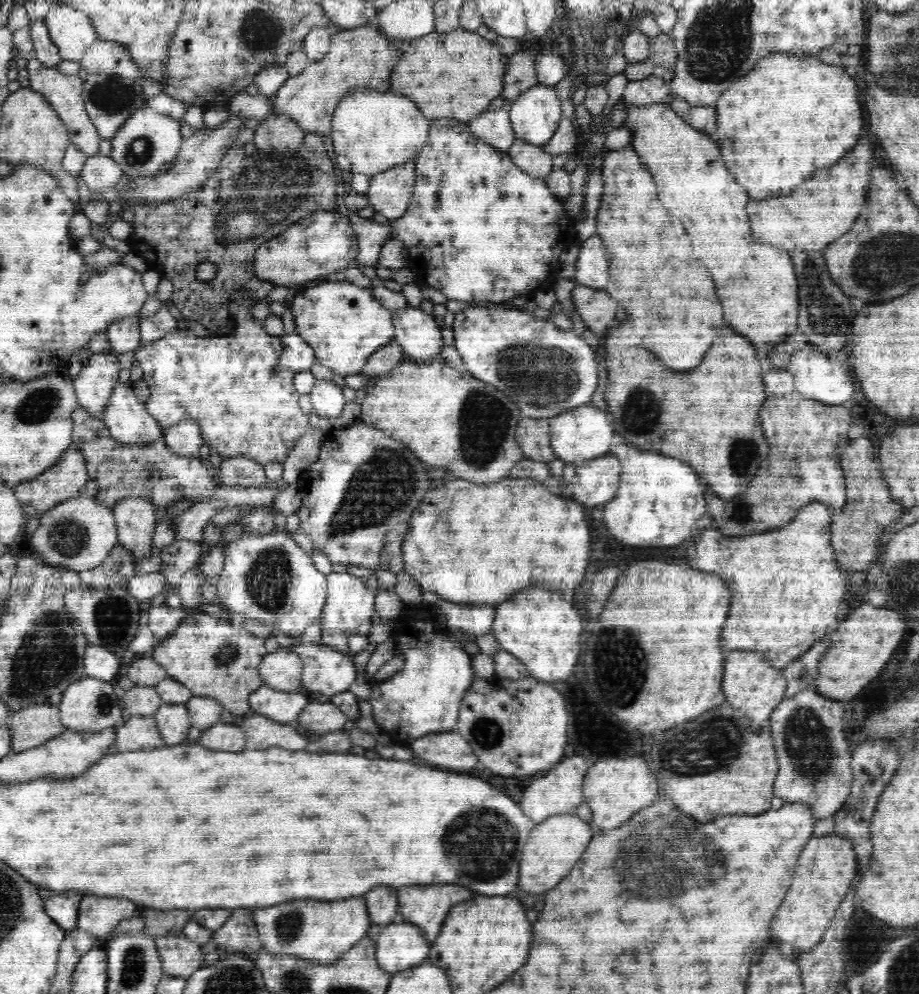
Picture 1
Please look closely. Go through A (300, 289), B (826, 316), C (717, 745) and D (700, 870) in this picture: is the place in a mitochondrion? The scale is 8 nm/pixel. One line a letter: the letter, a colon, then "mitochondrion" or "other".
A: other
B: mitochondrion
C: mitochondrion
D: mitochondrion

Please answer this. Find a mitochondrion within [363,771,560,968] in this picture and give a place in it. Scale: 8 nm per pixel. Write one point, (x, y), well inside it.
(481, 843)

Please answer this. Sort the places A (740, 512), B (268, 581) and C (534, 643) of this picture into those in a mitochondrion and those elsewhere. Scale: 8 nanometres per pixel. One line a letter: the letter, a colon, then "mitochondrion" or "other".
A: mitochondrion
B: mitochondrion
C: other

